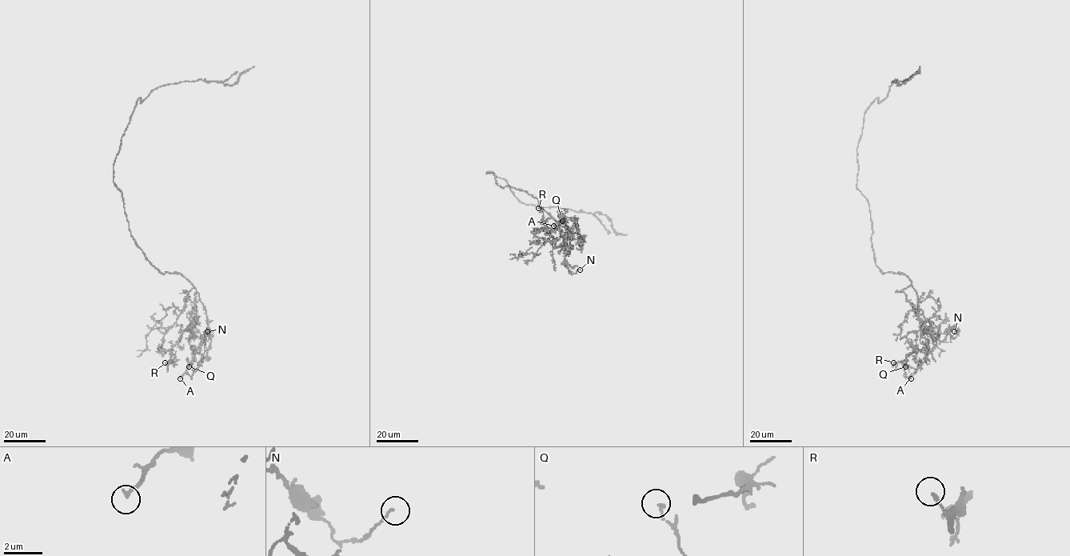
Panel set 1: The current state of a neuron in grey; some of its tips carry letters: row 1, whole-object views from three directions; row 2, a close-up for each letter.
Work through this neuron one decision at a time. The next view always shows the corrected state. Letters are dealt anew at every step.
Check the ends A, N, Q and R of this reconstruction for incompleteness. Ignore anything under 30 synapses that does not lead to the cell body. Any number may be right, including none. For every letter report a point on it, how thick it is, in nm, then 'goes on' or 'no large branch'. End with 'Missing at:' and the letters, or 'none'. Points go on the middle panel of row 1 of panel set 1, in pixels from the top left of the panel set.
A: (553, 226) | 180 nm | no large branch
N: (580, 270) | 110 nm | no large branch
Q: (562, 221) | 160 nm | no large branch
R: (538, 208) | 150 nm | no large branch
Missing at: none

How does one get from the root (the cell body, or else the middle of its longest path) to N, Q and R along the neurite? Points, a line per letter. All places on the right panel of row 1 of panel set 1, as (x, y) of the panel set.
N: (868, 205), (875, 264), (883, 274), (911, 281), (918, 316), (931, 333), (954, 331)
Q: (868, 205), (875, 264), (883, 274), (911, 281), (924, 318), (924, 360), (916, 370), (905, 366)
R: (868, 205), (875, 264), (883, 274), (903, 274), (920, 301), (917, 313), (925, 349), (893, 362)

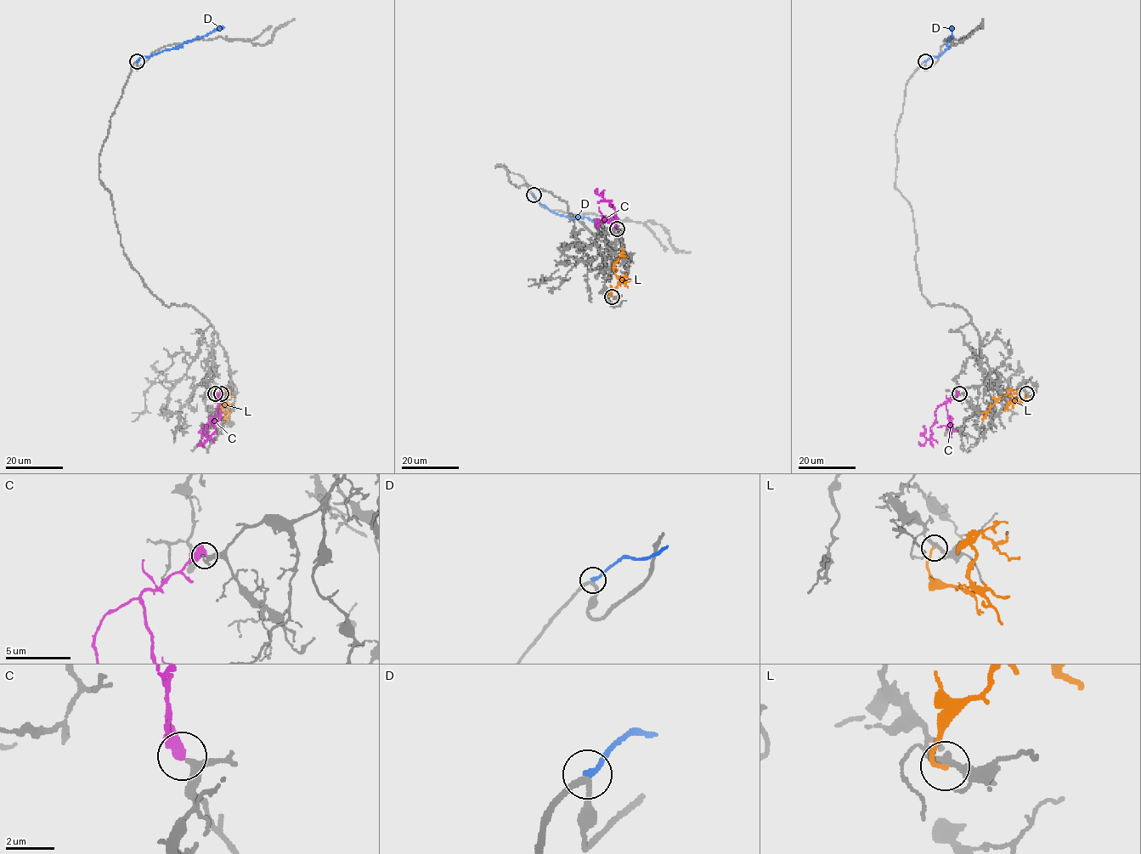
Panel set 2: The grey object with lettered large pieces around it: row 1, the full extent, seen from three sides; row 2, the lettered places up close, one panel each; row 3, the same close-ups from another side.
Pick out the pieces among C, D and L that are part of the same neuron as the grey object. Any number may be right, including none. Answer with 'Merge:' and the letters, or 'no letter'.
Merge: C

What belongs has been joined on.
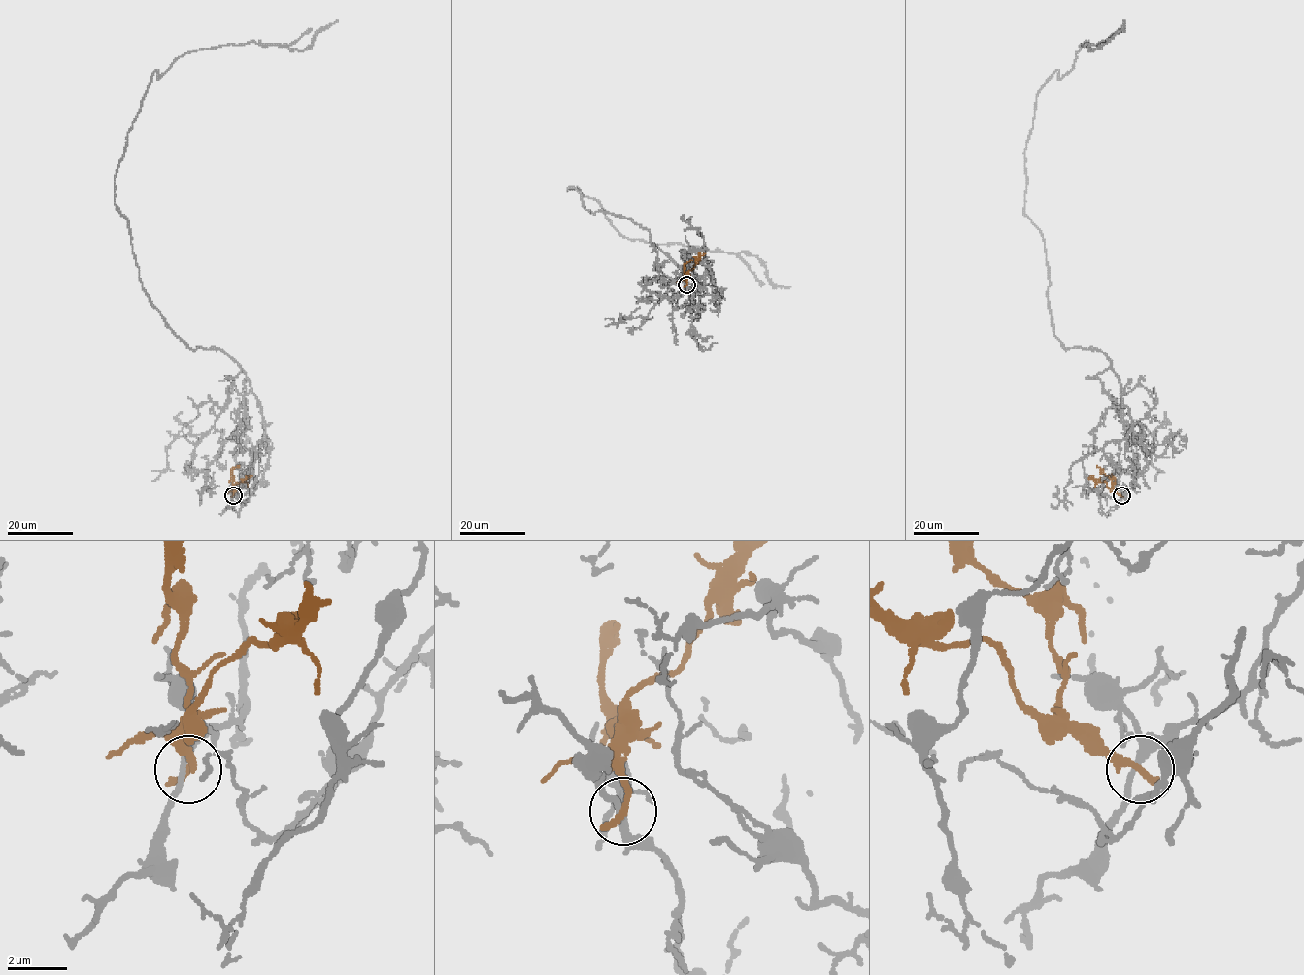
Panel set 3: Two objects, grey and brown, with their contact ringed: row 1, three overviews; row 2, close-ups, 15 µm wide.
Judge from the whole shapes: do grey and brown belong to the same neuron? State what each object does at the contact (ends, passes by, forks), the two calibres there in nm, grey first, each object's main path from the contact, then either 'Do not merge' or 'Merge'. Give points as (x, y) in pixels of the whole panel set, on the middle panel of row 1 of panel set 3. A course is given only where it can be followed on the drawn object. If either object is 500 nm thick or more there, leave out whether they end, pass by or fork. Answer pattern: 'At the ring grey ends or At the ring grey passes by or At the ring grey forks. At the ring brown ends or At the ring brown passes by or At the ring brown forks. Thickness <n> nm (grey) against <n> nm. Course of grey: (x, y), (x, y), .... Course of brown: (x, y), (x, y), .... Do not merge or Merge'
At the ring grey forks. At the ring brown ends. Thickness 200 nm (grey) against 280 nm. Course of grey: (685, 285), (689, 309), (704, 285), (693, 275), (566, 188), (621, 236), (743, 251), (791, 286). Course of brown: (686, 285), (686, 273), (705, 253). Do not merge

